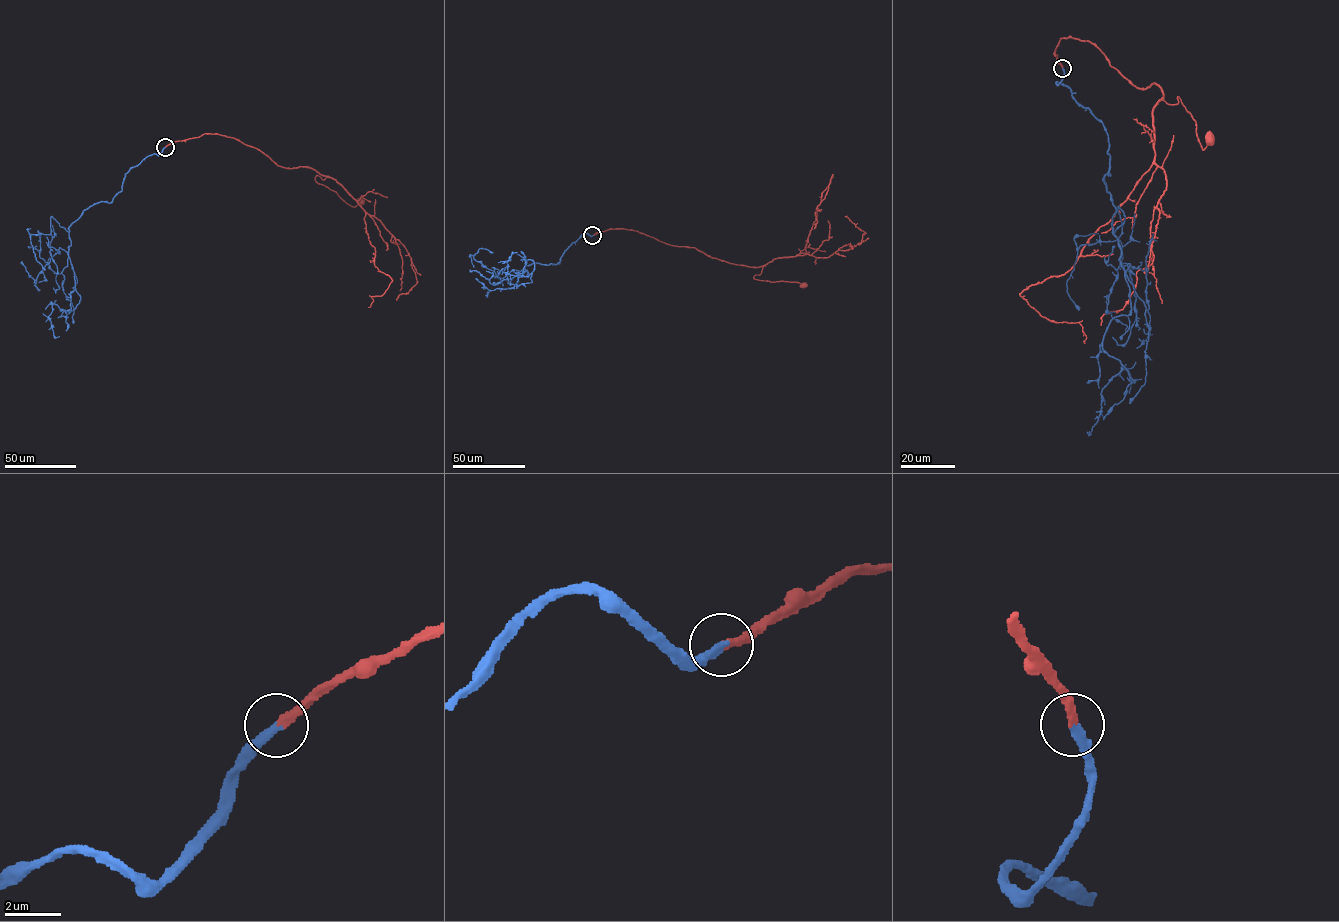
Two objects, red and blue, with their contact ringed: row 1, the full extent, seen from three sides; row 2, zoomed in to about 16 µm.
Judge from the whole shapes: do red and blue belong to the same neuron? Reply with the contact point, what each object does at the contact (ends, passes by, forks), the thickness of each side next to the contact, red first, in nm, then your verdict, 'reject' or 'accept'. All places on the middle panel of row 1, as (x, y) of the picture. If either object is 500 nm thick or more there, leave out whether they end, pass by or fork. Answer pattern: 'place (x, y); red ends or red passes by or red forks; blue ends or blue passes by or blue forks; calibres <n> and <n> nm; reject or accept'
place (592, 235); red ends; blue ends; calibres 280 and 320 nm; accept

